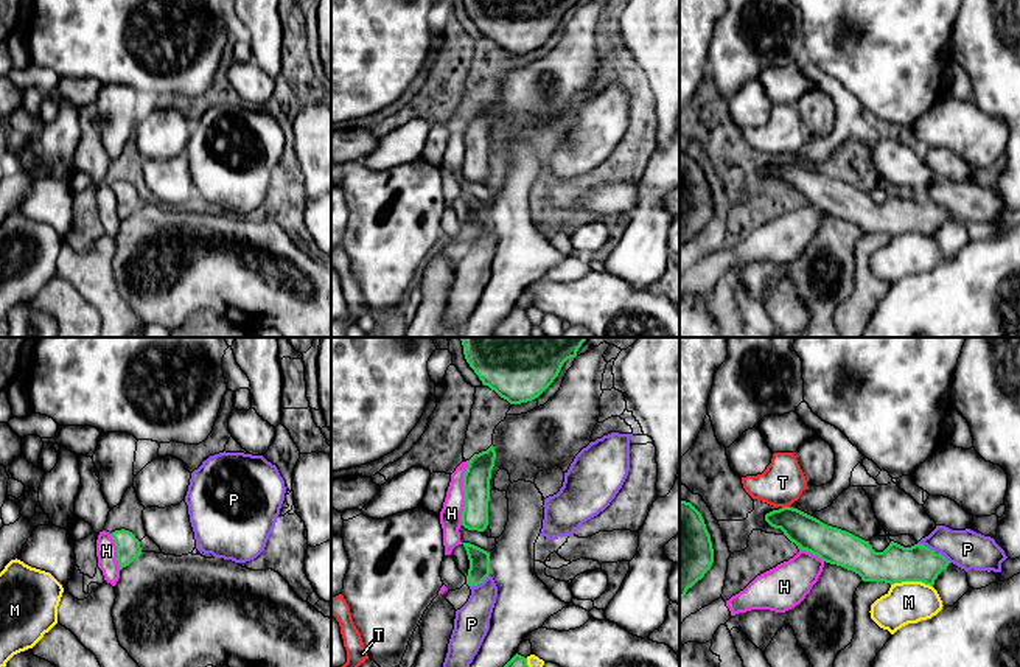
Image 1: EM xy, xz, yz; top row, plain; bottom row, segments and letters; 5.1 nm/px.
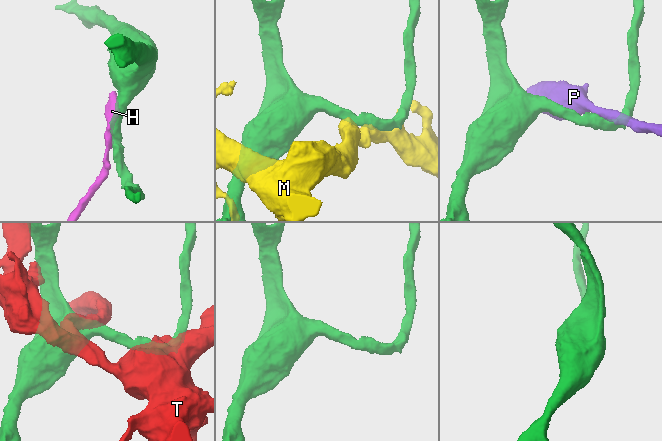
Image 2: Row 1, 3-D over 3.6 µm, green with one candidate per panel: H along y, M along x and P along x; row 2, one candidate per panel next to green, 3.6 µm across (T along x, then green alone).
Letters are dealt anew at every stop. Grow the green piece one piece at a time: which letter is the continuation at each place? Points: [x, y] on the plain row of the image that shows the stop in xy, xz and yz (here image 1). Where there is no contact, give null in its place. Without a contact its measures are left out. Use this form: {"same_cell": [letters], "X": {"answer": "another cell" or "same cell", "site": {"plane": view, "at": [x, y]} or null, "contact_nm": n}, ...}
{"same_cell": [], "H": {"answer": "another cell", "site": {"plane": "xz", "at": [465, 145]}, "contact_nm": 340}, "M": {"answer": "another cell", "site": {"plane": "yz", "at": [911, 232]}, "contact_nm": 220}, "P": {"answer": "another cell", "site": {"plane": "xz", "at": [479, 235]}, "contact_nm": 120}, "T": {"answer": "another cell", "site": {"plane": "yz", "at": [785, 159]}, "contact_nm": 40}}

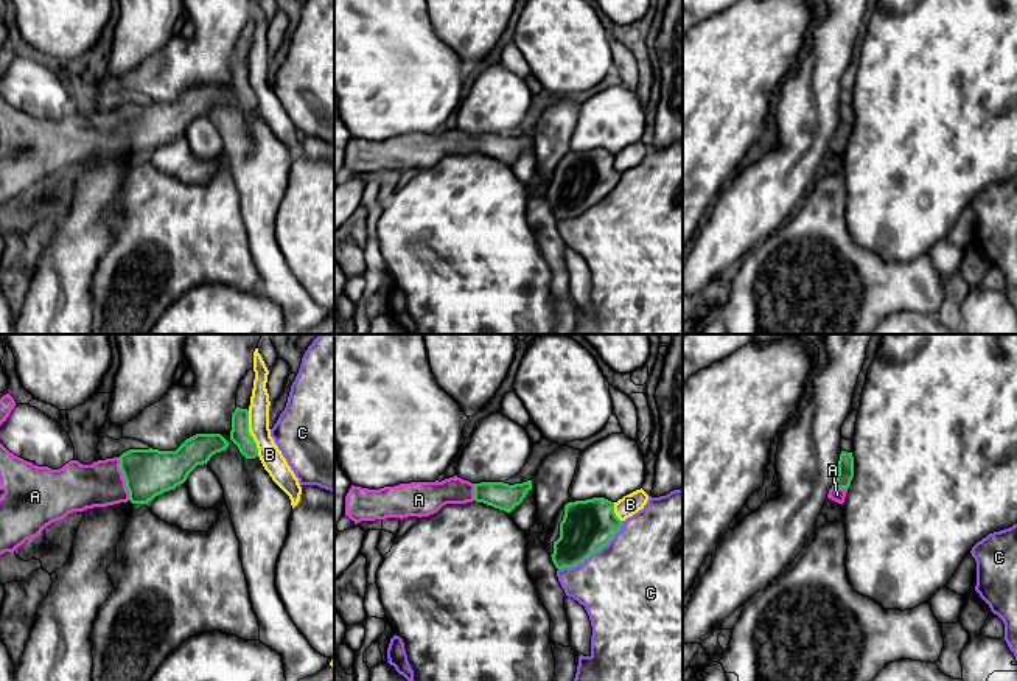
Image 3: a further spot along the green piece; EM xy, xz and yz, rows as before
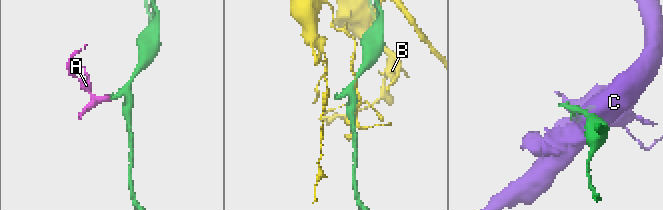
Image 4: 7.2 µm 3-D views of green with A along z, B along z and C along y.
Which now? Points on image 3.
{"same_cell": ["A"], "A": {"answer": "same cell", "site": {"plane": "xy", "at": [125, 131]}, "contact_nm": 240}, "B": {"answer": "another cell", "site": {"plane": "xy", "at": [249, 84]}, "contact_nm": 240}, "C": {"answer": "another cell", "site": {"plane": "xz", "at": [593, 204]}, "contact_nm": 420}}

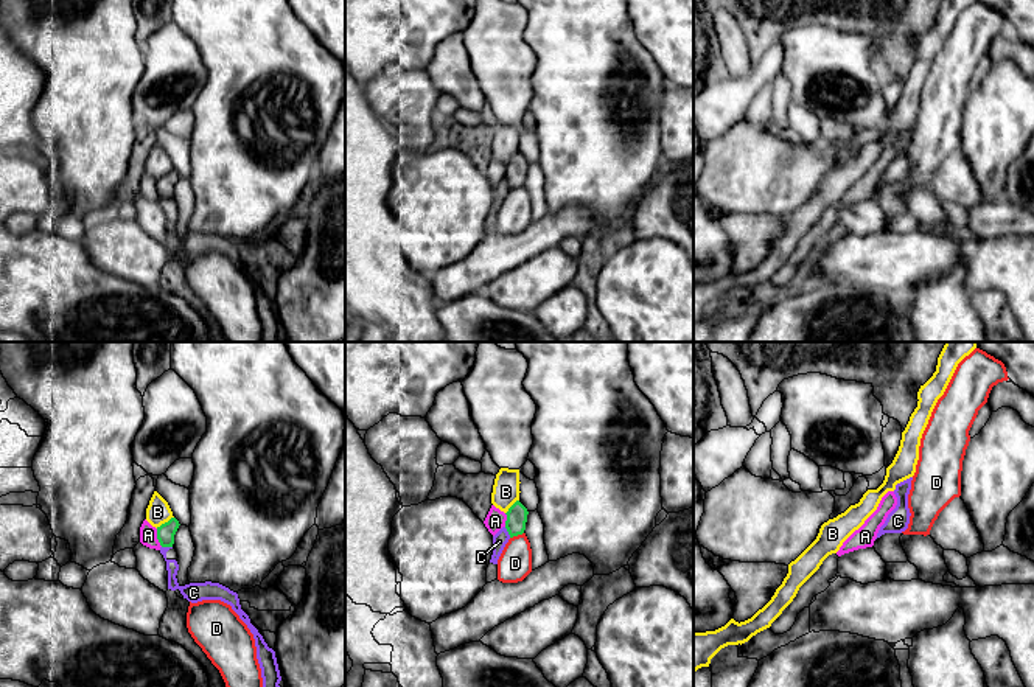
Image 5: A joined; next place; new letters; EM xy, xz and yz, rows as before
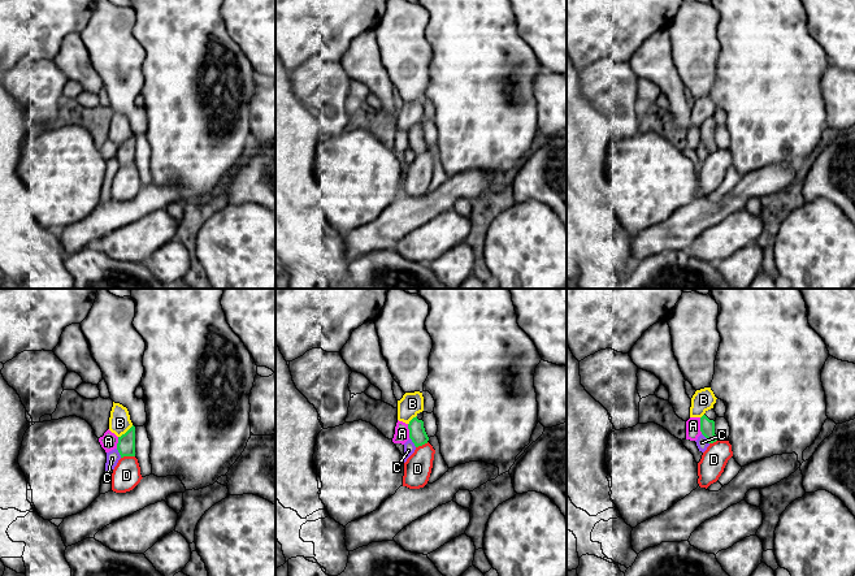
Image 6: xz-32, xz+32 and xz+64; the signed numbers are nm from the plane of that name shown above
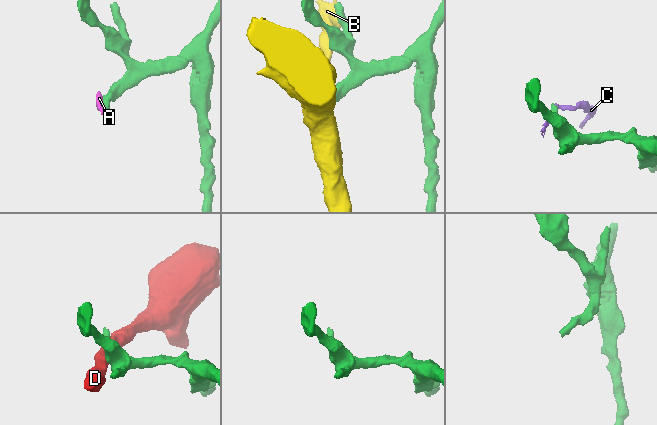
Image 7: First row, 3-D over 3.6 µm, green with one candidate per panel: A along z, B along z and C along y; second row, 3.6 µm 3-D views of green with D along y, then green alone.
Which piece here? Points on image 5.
{"same_cell": [], "A": {"answer": "another cell", "site": {"plane": "xy", "at": [157, 190]}, "contact_nm": 100}, "B": {"answer": "another cell", "site": {"plane": "xy", "at": [165, 174]}, "contact_nm": 110}, "C": {"answer": "another cell", "site": {"plane": "xy", "at": [167, 198]}, "contact_nm": 60}, "D": {"answer": "another cell", "site": {"plane": "xz", "at": [516, 187]}, "contact_nm": 80}}

